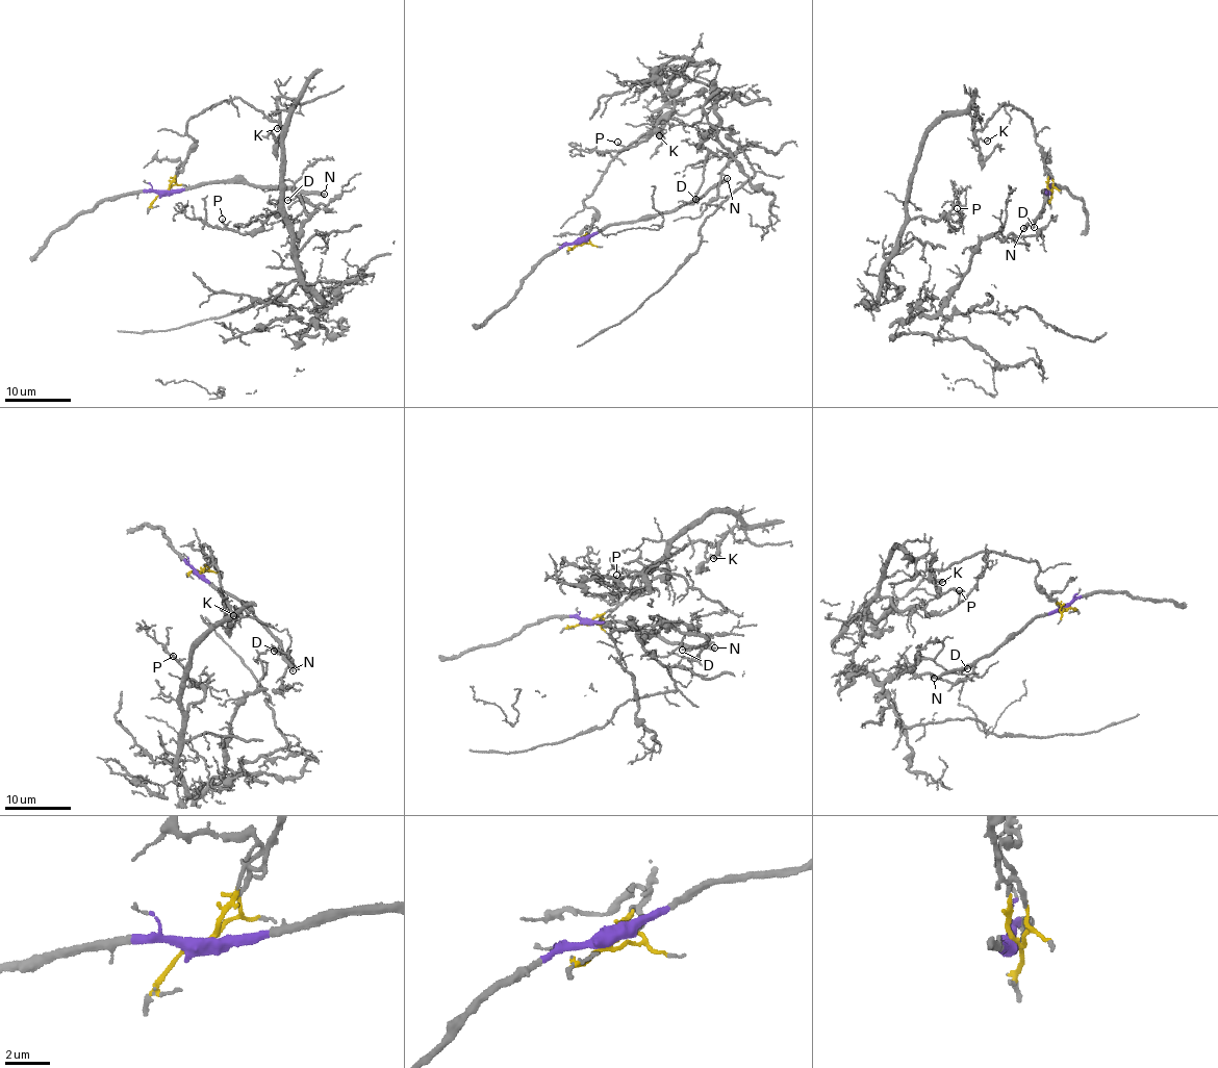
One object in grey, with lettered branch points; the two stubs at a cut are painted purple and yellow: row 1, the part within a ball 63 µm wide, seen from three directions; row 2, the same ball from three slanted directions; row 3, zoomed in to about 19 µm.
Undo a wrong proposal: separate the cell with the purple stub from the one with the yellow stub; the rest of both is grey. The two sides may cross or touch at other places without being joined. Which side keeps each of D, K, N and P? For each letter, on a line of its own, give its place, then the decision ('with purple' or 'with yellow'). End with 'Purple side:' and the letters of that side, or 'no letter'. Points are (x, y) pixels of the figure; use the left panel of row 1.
D: at (287, 200); with purple
K: at (277, 128); with yellow
N: at (324, 194); with purple
P: at (222, 219); with yellow
Purple side: D, N

